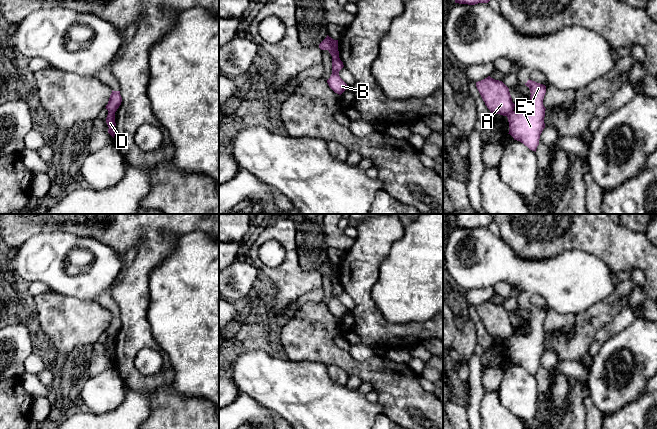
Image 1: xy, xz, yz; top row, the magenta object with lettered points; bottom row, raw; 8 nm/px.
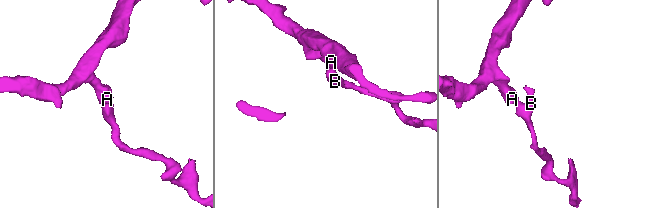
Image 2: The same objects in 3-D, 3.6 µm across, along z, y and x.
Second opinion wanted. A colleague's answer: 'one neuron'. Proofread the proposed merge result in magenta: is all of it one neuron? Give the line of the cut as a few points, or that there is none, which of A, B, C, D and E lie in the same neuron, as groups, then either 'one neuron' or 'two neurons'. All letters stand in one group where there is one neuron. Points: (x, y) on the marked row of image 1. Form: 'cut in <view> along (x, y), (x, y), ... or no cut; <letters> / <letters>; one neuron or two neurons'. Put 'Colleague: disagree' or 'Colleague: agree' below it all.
cut in xy along (108, 112), (114, 113); A / B C D E; two neurons
Colleague: disagree

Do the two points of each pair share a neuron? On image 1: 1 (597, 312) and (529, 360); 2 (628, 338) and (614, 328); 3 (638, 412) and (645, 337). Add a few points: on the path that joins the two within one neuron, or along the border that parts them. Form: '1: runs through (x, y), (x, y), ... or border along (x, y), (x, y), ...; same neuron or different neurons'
1: border along (546, 332), (544, 350); different neurons
2: border along (638, 318), (617, 333), (611, 335), (600, 346); different neurons
3: border along (646, 382), (644, 391), (637, 398), (620, 408); different neurons

